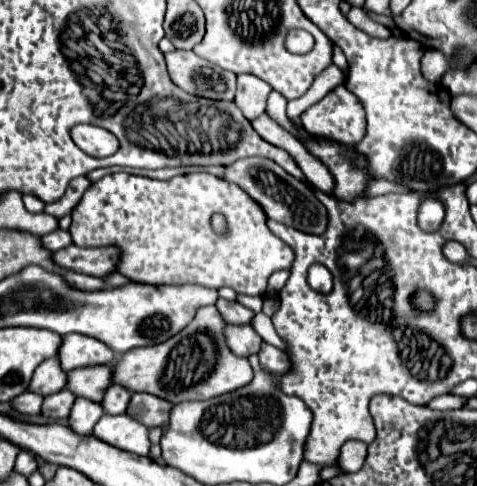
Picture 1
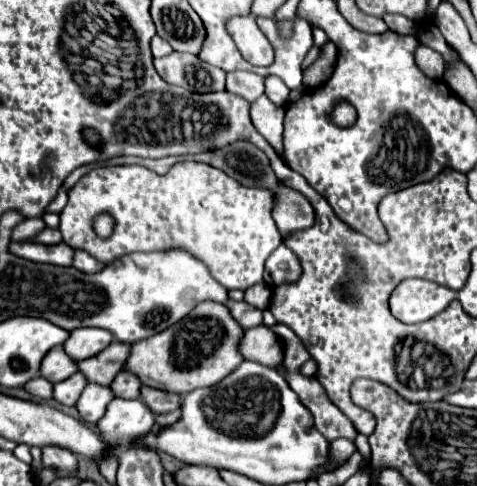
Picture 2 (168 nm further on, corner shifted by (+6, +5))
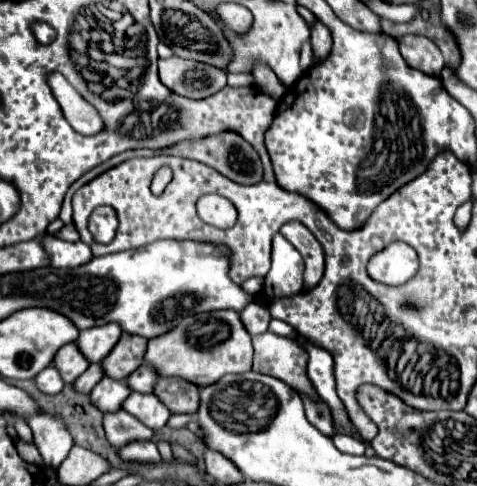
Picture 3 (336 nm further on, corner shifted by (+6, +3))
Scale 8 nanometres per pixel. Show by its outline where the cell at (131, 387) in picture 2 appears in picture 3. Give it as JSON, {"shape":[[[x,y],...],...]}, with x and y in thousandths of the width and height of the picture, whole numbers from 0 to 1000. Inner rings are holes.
{"shape":[[[298,747],[294,759],[285,759],[264,784],[268,784],[268,792],[273,792],[277,805],[289,805],[289,809],[319,809],[327,780],[331,780],[327,759],[319,759],[310,747]]]}

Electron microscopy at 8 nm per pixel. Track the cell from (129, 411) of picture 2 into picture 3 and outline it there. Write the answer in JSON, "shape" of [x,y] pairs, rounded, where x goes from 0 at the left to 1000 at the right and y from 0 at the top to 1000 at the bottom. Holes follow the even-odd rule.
{"shape":[[[277,809],[256,842],[264,842],[273,854],[281,854],[285,862],[294,862],[302,874],[310,874],[314,883],[335,883],[352,870],[356,862],[356,842],[323,813],[323,809],[310,809],[310,813],[298,813],[298,809]]]}

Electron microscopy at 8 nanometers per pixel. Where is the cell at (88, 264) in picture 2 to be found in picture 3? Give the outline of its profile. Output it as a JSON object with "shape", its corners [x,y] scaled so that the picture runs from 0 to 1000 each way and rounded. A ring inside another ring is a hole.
{"shape":[[[96,484],[88,496],[92,516],[101,521],[105,533],[105,549],[164,549],[176,545],[180,537],[193,533],[193,516],[180,500],[159,496],[159,500],[143,500],[130,496],[113,484]]]}

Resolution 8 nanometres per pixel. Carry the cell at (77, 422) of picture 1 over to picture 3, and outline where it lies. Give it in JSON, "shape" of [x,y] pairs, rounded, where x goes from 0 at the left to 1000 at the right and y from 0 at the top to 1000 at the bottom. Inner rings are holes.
{"shape":[[[218,776],[189,809],[193,829],[214,846],[214,850],[239,850],[256,837],[256,829],[268,821],[277,800],[268,800],[264,784],[247,784],[235,776]]]}

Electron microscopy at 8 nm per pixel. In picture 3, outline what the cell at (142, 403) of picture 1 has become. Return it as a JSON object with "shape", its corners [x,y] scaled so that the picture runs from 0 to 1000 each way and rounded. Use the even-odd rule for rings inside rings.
{"shape":[[[335,776],[323,809],[361,850],[411,850],[419,837],[419,796],[377,776]]]}

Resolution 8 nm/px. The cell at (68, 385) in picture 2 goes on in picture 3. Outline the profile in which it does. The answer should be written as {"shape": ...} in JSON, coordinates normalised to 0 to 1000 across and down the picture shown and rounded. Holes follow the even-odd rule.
{"shape":[[[193,747],[159,784],[159,800],[172,805],[172,809],[189,809],[189,800],[218,776],[218,763],[214,763],[214,751],[210,747]]]}

